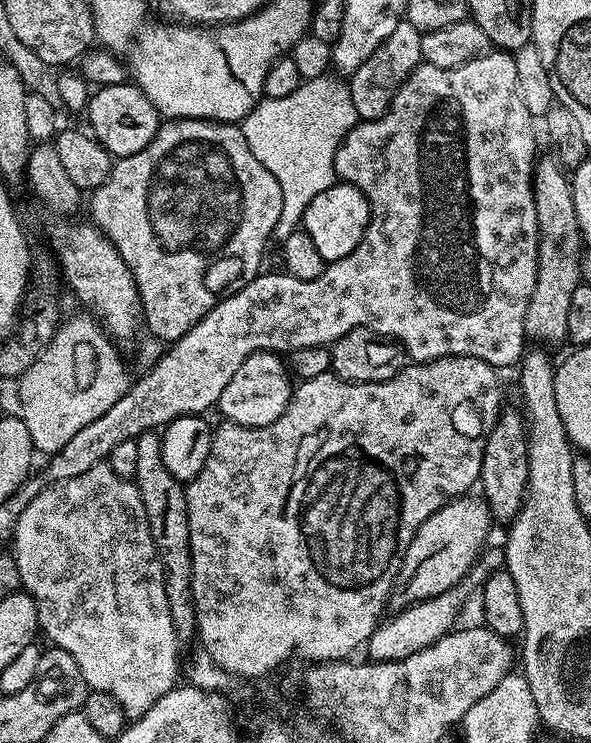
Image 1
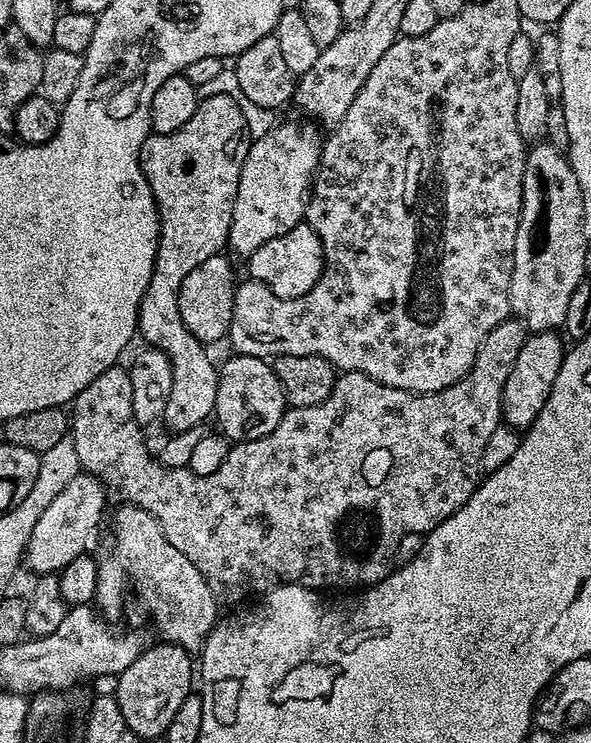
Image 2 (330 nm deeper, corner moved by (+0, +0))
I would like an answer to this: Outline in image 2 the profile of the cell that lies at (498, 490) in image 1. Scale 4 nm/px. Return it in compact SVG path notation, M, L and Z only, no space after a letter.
M559 331L533 332L526 337L514 361L514 370L510 370L510 378L506 378L500 407L503 423L517 430L527 430L534 418L542 414L542 406L546 406L546 398L550 398L550 390L554 390L554 378L558 378L558 370L562 370L565 351L566 340Z

